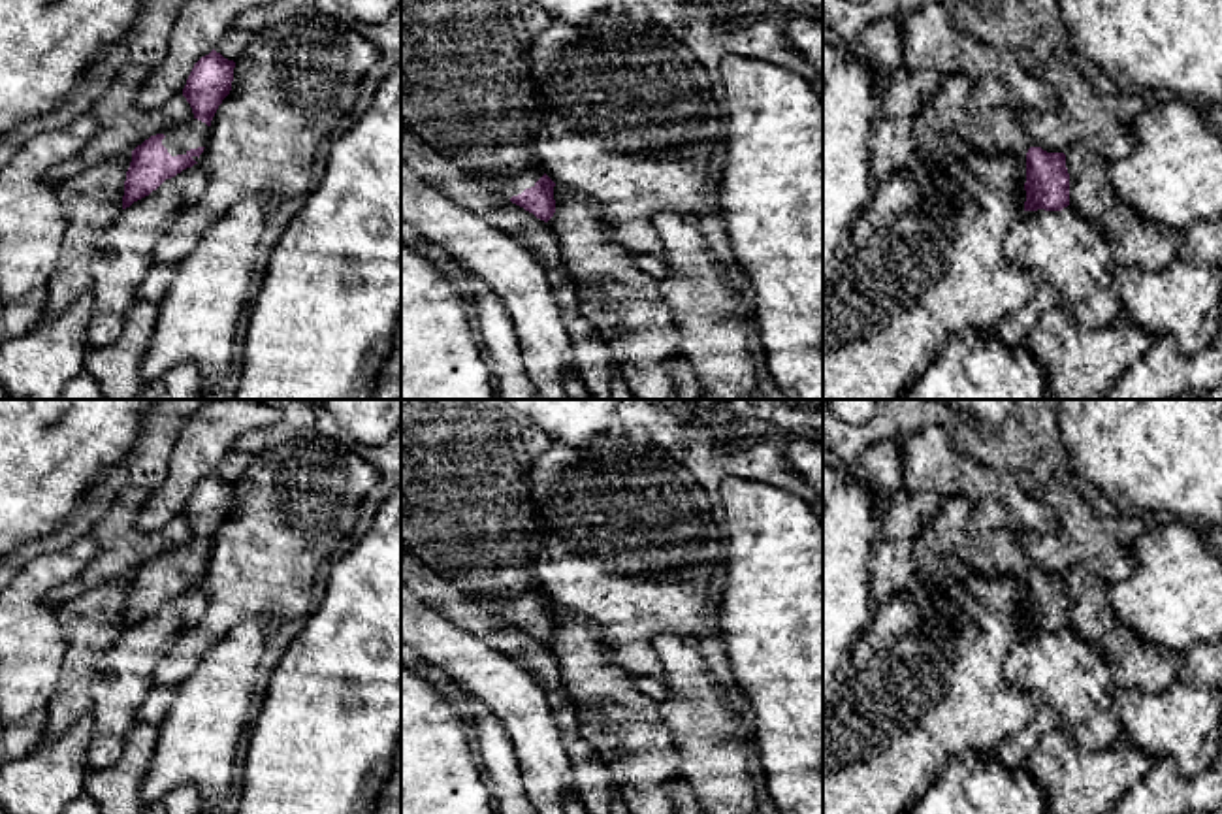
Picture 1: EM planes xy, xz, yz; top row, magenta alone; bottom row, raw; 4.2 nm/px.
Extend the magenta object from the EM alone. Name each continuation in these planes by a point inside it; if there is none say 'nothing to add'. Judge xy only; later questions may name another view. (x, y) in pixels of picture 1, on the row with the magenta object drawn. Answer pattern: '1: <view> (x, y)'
1: xy (191, 134)

